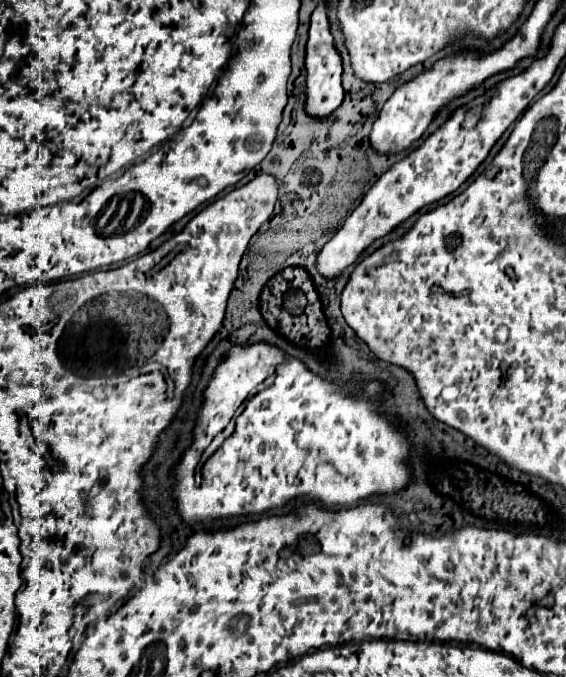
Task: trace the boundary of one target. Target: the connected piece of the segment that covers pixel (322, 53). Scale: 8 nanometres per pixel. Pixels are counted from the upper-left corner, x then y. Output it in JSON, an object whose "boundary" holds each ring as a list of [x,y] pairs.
{"boundary":[[[323,1],[311,15],[311,29],[309,29],[309,43],[307,43],[307,113],[311,117],[327,117],[333,109],[337,109],[343,101],[343,87],[341,87],[341,53],[335,47],[333,35],[329,31],[329,5]]]}

